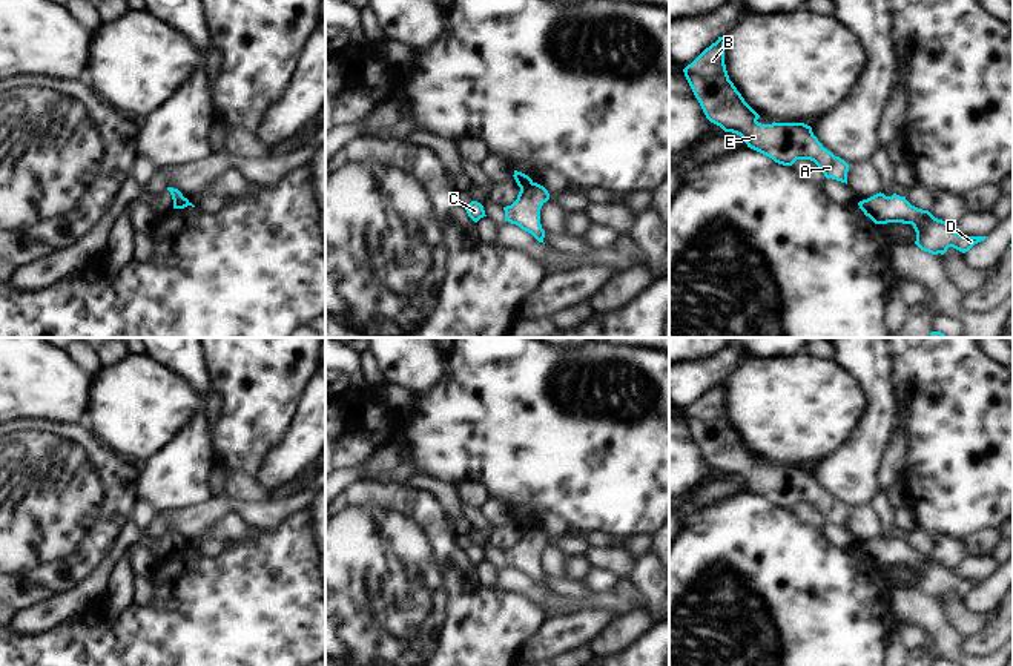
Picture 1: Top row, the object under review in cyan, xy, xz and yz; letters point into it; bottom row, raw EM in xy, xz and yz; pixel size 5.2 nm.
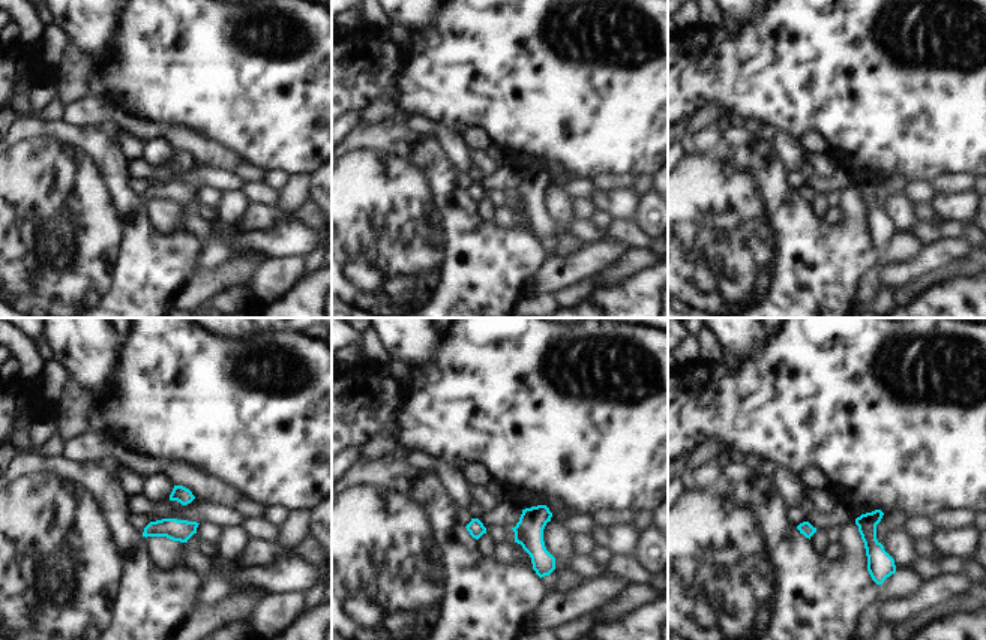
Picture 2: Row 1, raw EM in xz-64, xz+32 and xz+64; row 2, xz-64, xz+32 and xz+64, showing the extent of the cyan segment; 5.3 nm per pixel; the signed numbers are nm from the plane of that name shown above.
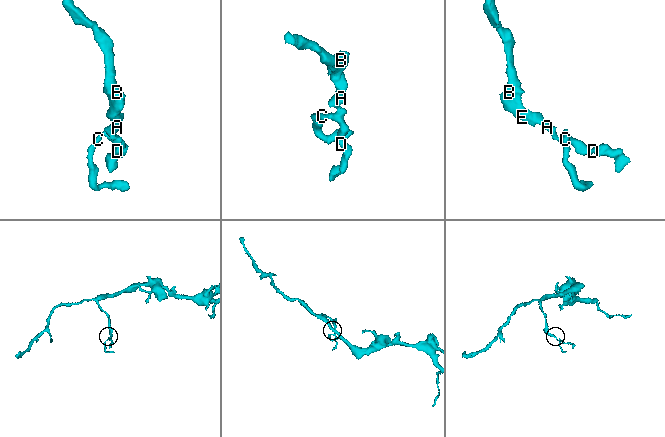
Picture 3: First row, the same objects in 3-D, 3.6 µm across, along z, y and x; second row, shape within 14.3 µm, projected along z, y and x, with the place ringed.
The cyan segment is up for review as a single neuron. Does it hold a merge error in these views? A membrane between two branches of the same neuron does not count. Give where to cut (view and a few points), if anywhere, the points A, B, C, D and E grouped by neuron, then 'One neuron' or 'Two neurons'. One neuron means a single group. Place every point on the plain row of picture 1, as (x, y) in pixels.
Split along xz (531, 525), (521, 534). Groups: A B E / C D. Two neurons.

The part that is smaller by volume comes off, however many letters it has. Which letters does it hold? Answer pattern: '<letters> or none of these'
C, D.

